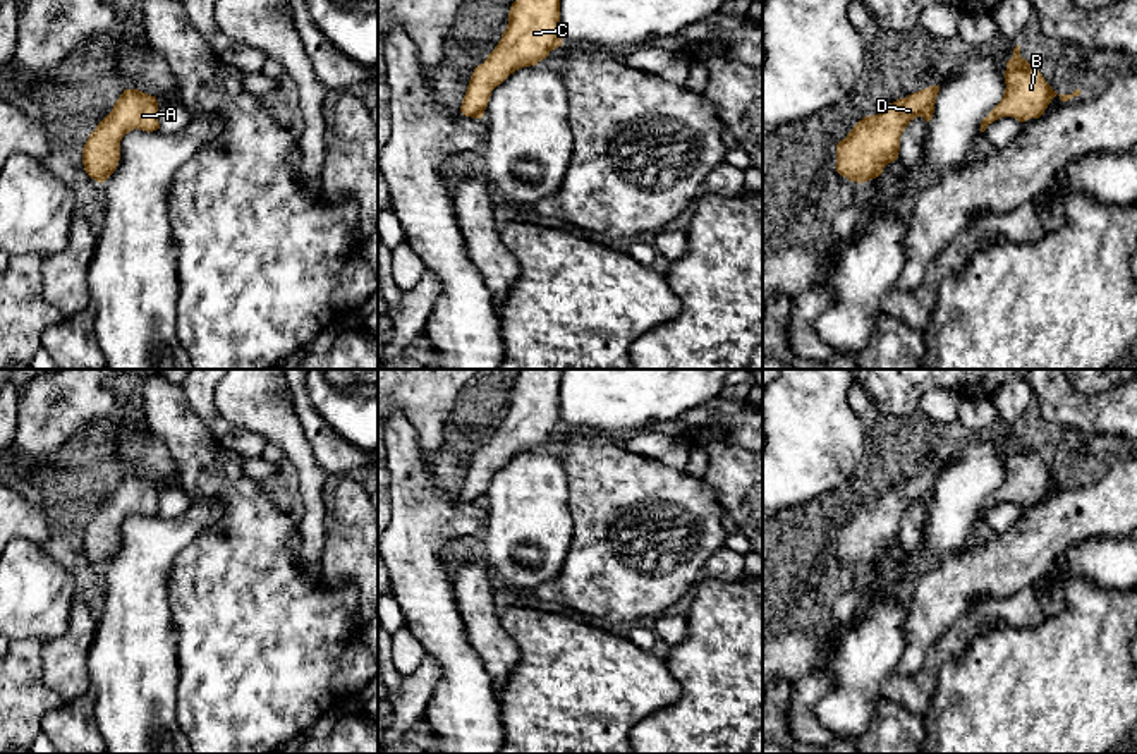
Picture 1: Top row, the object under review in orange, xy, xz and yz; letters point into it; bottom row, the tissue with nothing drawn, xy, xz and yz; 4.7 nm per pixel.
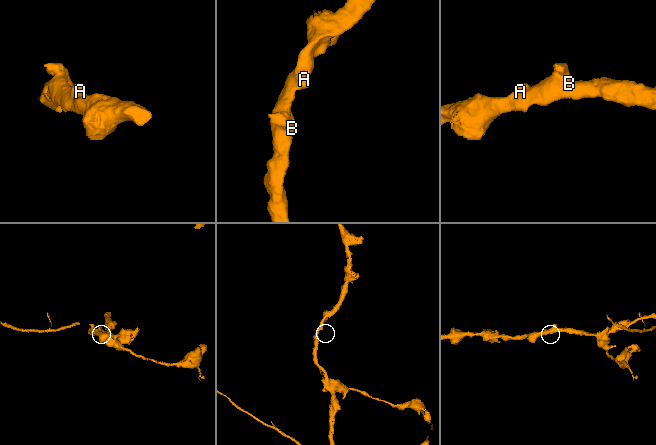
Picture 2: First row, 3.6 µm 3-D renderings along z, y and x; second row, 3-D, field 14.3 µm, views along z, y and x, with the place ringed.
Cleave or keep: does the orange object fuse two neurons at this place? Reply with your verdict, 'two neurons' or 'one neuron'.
one neuron

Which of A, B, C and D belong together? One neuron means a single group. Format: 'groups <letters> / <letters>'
groups A B C D

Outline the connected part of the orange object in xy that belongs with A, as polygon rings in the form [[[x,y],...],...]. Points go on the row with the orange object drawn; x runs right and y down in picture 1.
[[[124,89],[82,148],[82,165],[91,179],[103,184],[115,172],[120,160],[120,141],[134,129],[146,132],[160,129],[158,101],[139,89]]]

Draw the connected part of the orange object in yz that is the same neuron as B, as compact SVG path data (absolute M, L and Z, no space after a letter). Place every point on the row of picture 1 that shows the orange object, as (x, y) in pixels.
M1020 46L1013 48L1005 70L1005 93L1001 101L981 122L981 132L1001 117L1013 117L1018 122L1039 119L1051 100L1058 94L1043 74L1020 57Z

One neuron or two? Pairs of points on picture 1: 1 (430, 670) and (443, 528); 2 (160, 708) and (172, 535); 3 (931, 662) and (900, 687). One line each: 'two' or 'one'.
1: two
2: one
3: one

